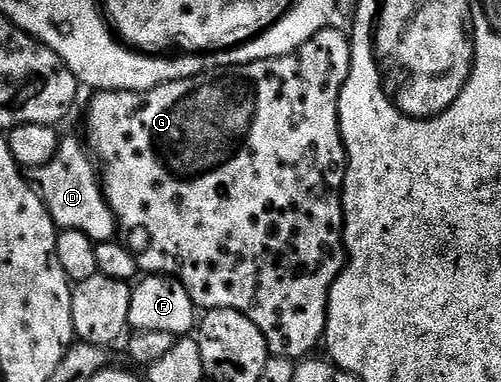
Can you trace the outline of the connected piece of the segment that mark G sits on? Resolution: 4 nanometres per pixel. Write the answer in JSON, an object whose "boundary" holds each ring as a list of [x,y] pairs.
{"boundary":[[[326,26],[321,28],[307,42],[303,42],[303,46],[296,48],[290,56],[276,56],[270,60],[256,60],[250,64],[230,64],[228,66],[190,74],[183,77],[182,80],[163,82],[159,86],[148,88],[142,92],[94,91],[92,95],[90,95],[93,97],[89,100],[89,109],[85,112],[84,143],[87,145],[88,151],[92,153],[96,163],[99,165],[99,179],[101,181],[101,187],[105,189],[105,200],[111,206],[113,216],[117,219],[118,229],[123,233],[123,236],[125,232],[125,237],[123,237],[124,243],[131,250],[131,254],[135,258],[138,269],[145,274],[176,277],[176,279],[181,281],[181,285],[187,290],[187,294],[191,294],[191,302],[198,310],[230,308],[239,314],[243,314],[247,318],[251,318],[251,322],[255,322],[255,326],[259,326],[259,334],[263,334],[263,338],[267,342],[269,355],[282,356],[294,362],[308,357],[310,353],[312,353],[309,351],[311,351],[316,344],[320,345],[322,343],[325,335],[327,314],[329,313],[329,291],[331,290],[331,286],[339,278],[339,274],[345,269],[345,207],[341,205],[341,194],[345,190],[345,171],[349,165],[349,155],[345,153],[345,143],[341,137],[339,98],[341,97],[341,91],[343,90],[345,79],[347,78],[349,67],[351,66],[353,45],[350,37],[346,35],[346,33],[344,36],[339,29],[333,27],[334,26]]]}

